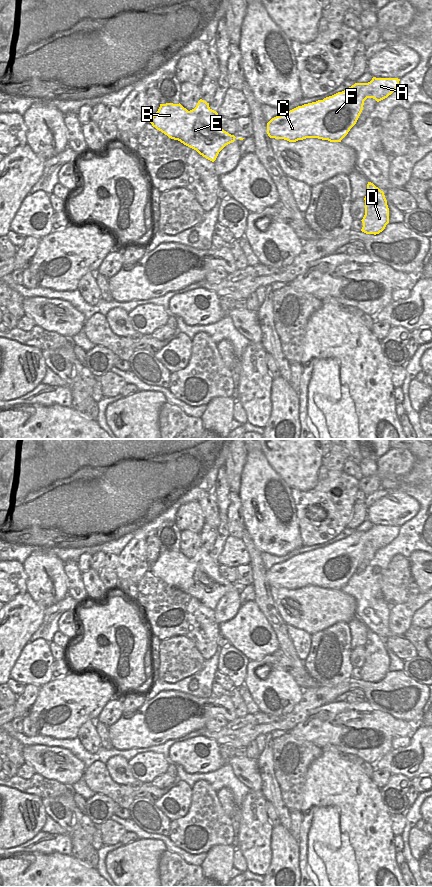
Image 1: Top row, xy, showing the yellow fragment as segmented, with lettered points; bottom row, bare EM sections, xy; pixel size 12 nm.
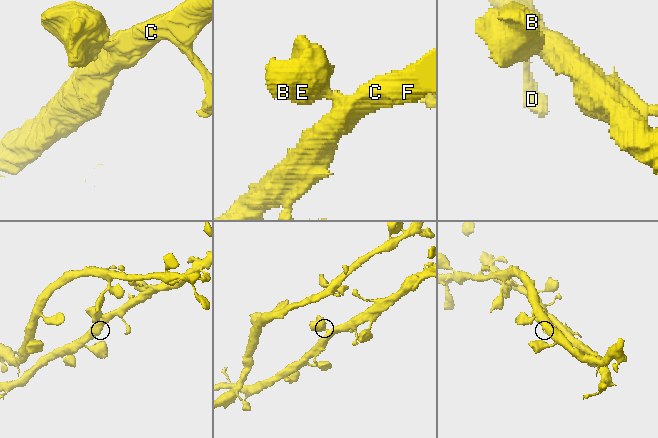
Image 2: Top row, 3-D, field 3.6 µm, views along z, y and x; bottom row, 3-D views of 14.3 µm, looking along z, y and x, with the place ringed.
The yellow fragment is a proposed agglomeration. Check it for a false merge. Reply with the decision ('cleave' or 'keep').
keep

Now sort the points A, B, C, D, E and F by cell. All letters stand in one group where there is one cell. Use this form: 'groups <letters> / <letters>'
groups A B C D E F

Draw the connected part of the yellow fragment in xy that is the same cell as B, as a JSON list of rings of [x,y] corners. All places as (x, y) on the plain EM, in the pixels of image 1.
[[[200,547],[190,559],[180,551],[160,552],[150,571],[169,586],[178,588],[214,610],[219,600],[235,589],[235,584],[219,573],[219,563]]]

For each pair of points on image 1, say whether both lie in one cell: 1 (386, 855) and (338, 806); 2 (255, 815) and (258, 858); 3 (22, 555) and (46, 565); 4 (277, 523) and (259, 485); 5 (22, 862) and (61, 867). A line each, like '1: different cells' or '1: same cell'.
1: same cell
2: same cell
3: different cells
4: same cell
5: same cell

